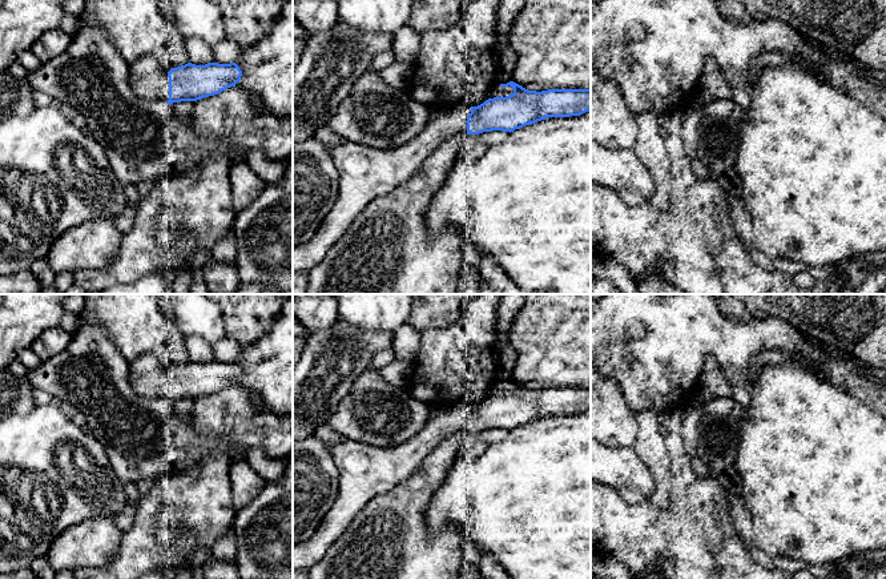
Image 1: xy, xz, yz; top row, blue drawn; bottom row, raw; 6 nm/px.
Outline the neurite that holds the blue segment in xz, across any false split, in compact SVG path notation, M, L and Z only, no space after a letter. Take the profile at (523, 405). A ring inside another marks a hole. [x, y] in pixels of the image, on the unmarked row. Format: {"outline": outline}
{"outline": "M510 379L500 385L512 385L514 391L506 395L486 398L478 405L452 403L432 406L430 419L424 429L412 439L392 449L379 449L342 435L341 441L330 447L334 465L339 471L339 491L329 512L318 526L314 535L293 547L293 571L309 571L315 566L334 542L346 531L349 523L378 494L383 494L403 483L416 473L424 458L448 437L460 433L479 433L483 430L514 430L525 423L548 415L580 414L591 409L591 387L548 387L528 389Z"}

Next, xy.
{"outline": "M145 354L129 362L129 382L141 397L158 398L166 402L197 399L234 385L242 374L235 361L188 361L165 370L158 358Z"}

